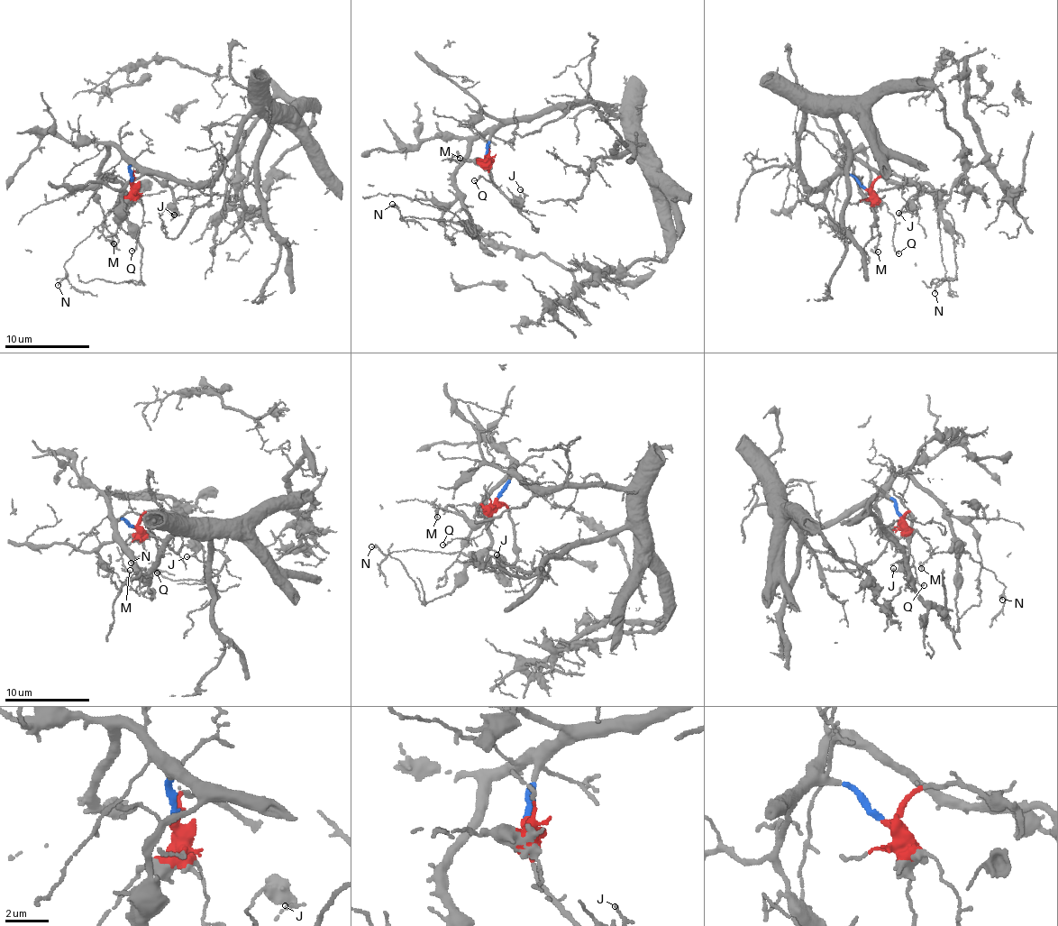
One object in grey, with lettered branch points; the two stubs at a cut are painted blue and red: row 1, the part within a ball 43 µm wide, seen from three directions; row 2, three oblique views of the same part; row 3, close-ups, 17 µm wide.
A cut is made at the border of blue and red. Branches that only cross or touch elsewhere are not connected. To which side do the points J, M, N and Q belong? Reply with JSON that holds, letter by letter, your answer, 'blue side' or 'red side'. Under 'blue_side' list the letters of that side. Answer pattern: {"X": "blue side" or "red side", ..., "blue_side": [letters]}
{"J": "red side", "M": "red side", "N": "blue side", "Q": "red side", "blue_side": ["N"]}

